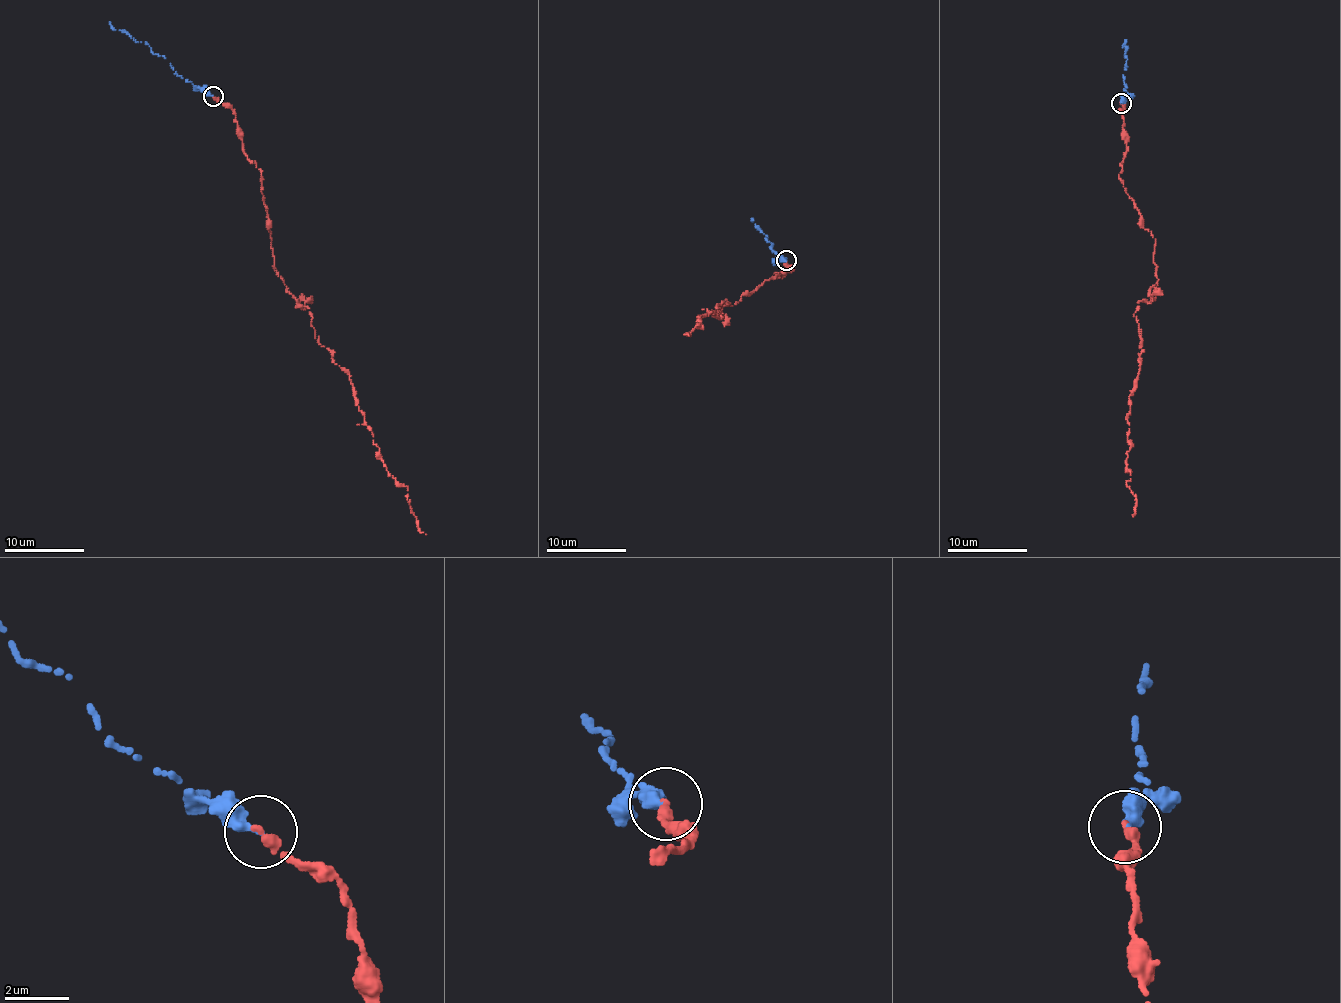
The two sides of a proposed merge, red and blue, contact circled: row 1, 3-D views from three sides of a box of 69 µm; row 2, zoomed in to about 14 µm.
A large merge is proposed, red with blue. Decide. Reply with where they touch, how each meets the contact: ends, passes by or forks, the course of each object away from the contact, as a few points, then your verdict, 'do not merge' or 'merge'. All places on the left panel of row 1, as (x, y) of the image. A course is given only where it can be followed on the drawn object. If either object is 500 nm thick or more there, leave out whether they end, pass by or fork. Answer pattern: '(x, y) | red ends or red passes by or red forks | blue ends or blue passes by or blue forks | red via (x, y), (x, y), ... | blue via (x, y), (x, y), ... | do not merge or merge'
(213, 96) | red ends | blue ends | red via (213, 95), (233, 109), (242, 149), (261, 172), (276, 274), (347, 374), (381, 460), (407, 488), (426, 534) | blue via (213, 95), (173, 70), (145, 42), (137, 42), (109, 22) | merge

